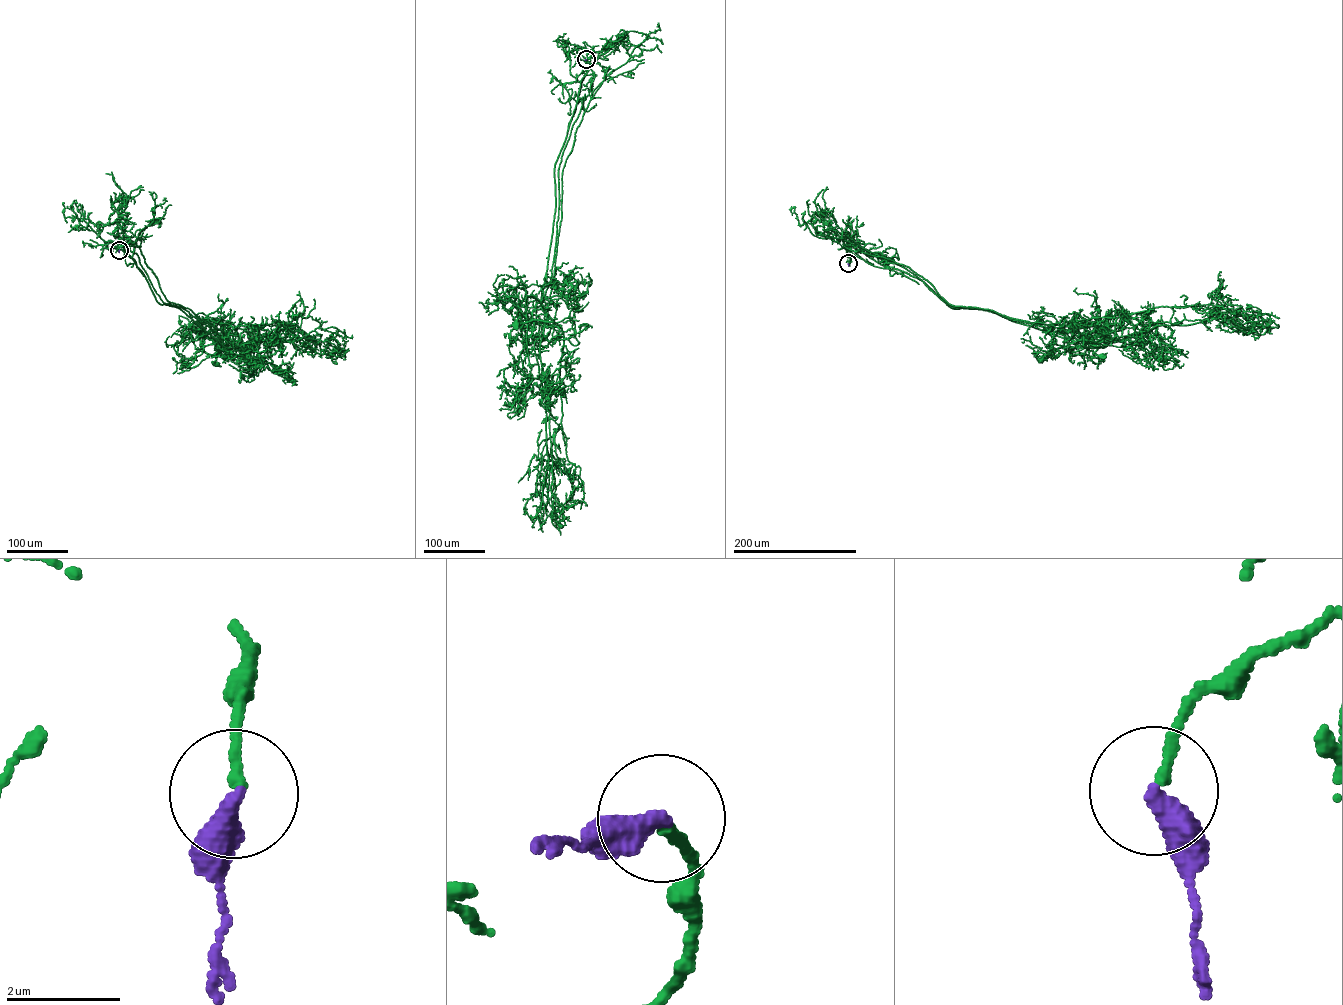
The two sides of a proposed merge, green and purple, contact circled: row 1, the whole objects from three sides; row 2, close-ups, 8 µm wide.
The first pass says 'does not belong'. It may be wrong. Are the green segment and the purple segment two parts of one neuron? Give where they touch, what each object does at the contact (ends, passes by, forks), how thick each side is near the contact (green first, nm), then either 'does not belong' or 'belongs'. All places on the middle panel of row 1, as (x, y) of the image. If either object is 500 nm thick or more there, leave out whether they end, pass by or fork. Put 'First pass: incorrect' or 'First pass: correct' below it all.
(586, 59) | green ends | purple ends | 180/400 nm | belongs
First pass: incorrect

